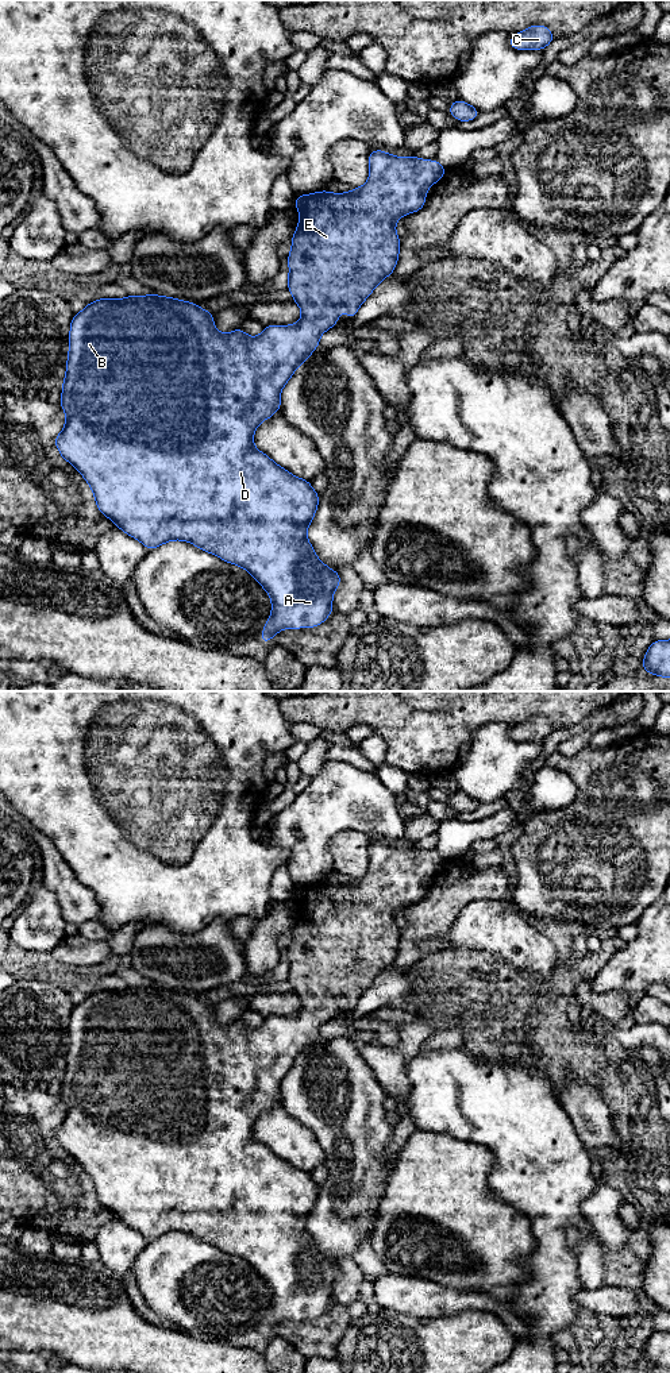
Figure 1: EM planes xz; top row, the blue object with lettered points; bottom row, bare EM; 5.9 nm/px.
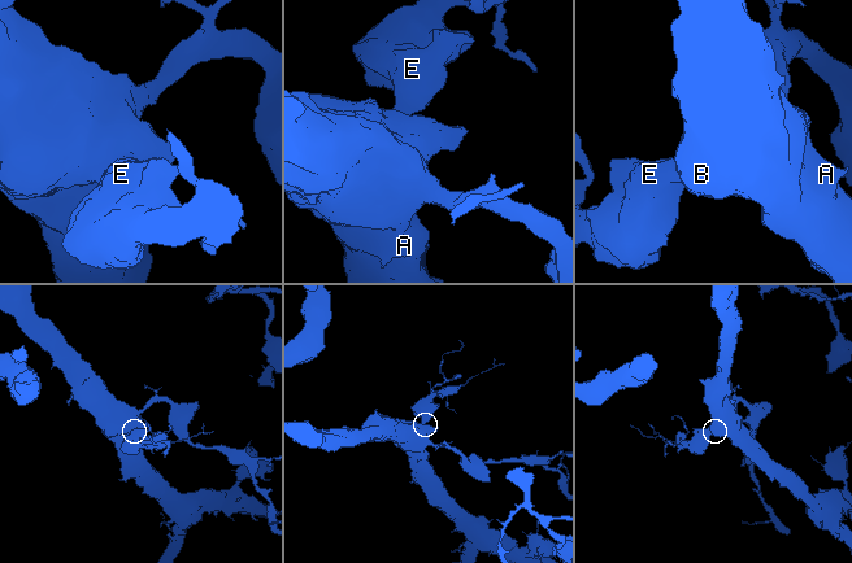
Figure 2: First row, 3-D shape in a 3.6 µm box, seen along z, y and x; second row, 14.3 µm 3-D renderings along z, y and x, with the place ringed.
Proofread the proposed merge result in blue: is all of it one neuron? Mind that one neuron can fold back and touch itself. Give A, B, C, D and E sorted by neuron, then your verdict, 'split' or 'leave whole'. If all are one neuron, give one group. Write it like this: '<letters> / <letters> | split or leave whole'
A B C D E | leave whole

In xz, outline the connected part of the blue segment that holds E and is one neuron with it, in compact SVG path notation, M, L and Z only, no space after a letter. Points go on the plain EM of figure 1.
M371 841L369 845L370 867L367 873L346 884L331 884L327 882L312 886L296 887L294 898L300 903L297 922L292 927L292 941L288 946L289 969L288 980L293 986L293 994L299 995L303 1003L300 1013L294 1017L265 1017L263 1023L257 1029L249 1029L242 1019L230 1025L220 1025L213 1017L213 1004L203 1002L197 995L170 990L166 987L127 987L122 991L100 990L89 994L84 1002L74 1006L70 1014L69 1048L66 1067L62 1075L59 1095L66 1104L66 1115L62 1123L54 1129L61 1148L73 1156L86 1170L95 1184L97 1200L115 1216L131 1229L139 1231L147 1241L154 1241L170 1231L190 1233L197 1239L222 1249L227 1254L247 1261L272 1289L272 1307L267 1310L259 1330L267 1335L276 1324L285 1319L313 1319L327 1311L334 1303L332 1285L342 1270L338 1262L328 1260L315 1245L307 1230L307 1220L319 1197L319 1185L312 1180L309 1172L296 1169L288 1161L274 1154L266 1145L258 1142L253 1135L253 1126L259 1114L270 1110L281 1100L281 1080L312 1046L320 1033L320 1026L338 1015L339 1000L342 999L349 1010L354 1010L358 999L371 986L374 979L388 967L393 965L397 956L400 930L394 922L396 913L407 905L420 902L427 890L426 883L440 871L447 860L438 852L426 852L417 848L400 849L386 845L382 841Z

